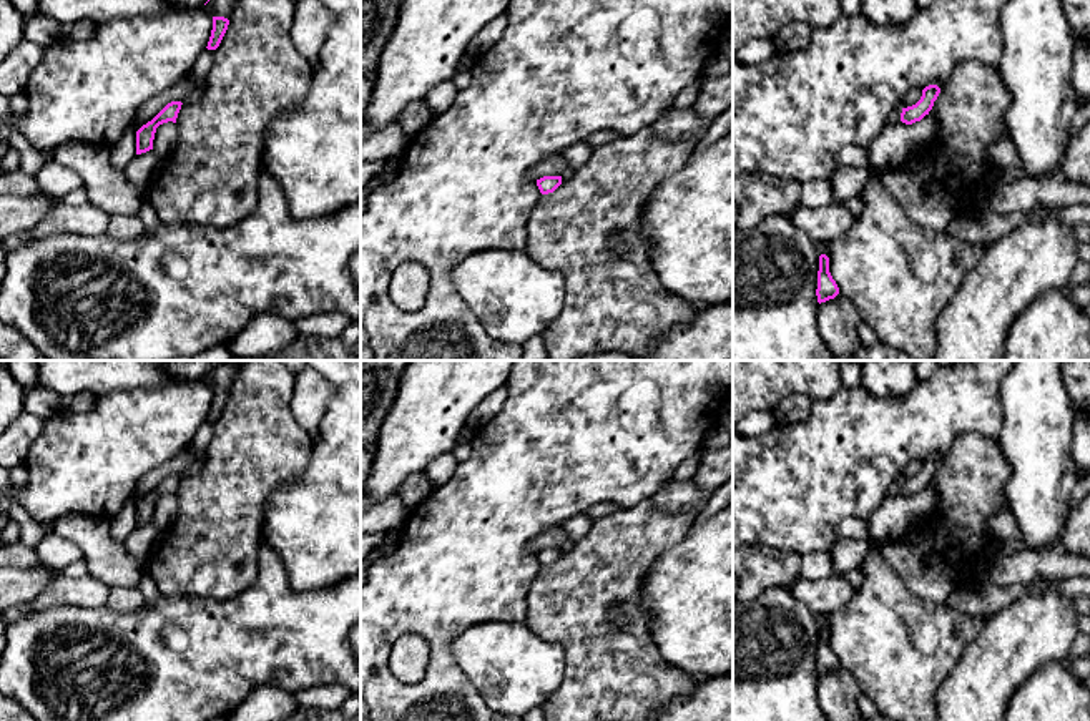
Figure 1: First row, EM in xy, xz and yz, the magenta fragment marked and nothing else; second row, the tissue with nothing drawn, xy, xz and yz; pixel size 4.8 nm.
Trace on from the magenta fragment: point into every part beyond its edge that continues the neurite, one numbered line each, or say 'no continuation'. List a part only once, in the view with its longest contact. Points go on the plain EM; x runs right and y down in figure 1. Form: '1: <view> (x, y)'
no continuation

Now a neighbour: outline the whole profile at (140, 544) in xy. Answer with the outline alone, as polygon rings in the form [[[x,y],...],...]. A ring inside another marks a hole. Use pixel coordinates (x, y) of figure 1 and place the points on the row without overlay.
[[[150,522],[146,525],[136,527],[123,543],[126,547],[126,552],[133,558],[146,563],[153,553],[160,535],[161,532],[158,530],[158,527]]]

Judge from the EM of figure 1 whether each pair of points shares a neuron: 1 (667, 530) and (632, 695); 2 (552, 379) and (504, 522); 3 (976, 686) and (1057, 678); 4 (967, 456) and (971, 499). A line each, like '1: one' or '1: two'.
1: one
2: one
3: two
4: one

